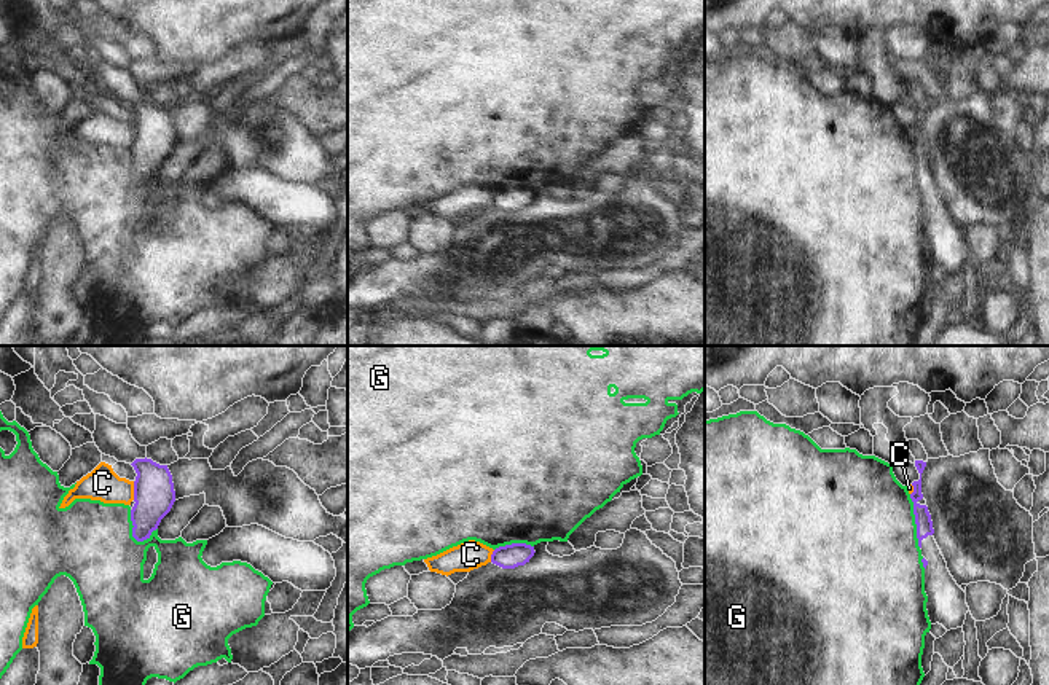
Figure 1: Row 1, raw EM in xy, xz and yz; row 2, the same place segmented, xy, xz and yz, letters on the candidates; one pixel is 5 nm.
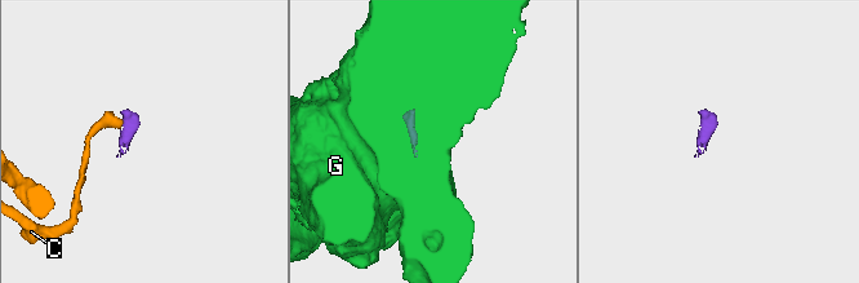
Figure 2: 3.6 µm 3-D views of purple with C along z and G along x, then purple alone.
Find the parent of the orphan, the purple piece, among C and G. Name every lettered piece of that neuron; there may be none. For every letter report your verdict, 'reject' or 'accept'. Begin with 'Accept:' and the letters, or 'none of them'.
Accept: none of them
C: reject
G: reject

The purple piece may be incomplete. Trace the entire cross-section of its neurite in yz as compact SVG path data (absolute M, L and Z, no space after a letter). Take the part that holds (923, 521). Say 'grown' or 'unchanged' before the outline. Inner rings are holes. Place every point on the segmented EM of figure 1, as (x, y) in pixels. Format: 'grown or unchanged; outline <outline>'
grown; outline M907 440L909 451L915 457L915 467L920 480L913 481L913 515L917 524L917 538L921 550L925 567L925 593L928 596L926 610L931 624L942 624L947 631L963 628L966 613L966 593L957 585L947 569L947 562L933 537L933 521L921 494L921 473L928 462L928 454L918 440Z

